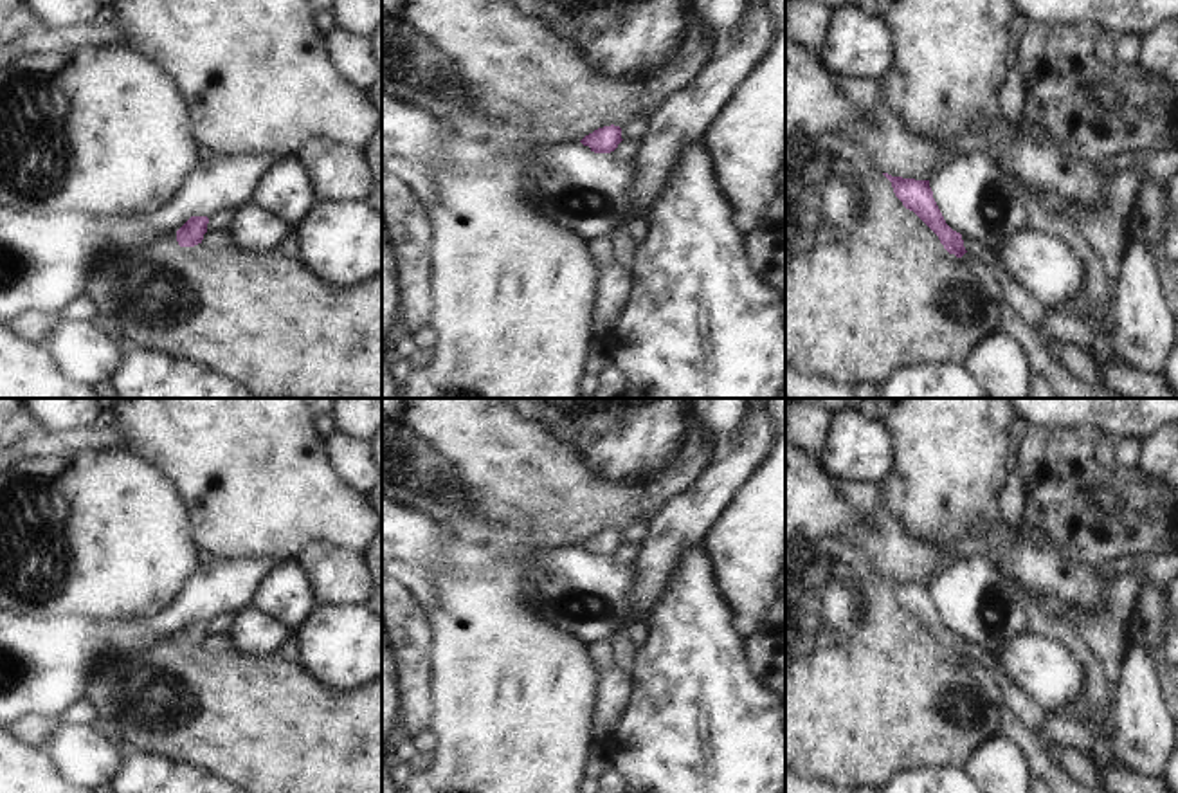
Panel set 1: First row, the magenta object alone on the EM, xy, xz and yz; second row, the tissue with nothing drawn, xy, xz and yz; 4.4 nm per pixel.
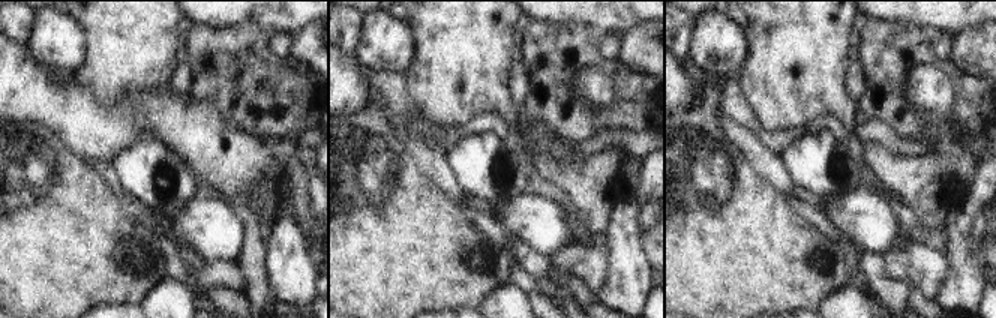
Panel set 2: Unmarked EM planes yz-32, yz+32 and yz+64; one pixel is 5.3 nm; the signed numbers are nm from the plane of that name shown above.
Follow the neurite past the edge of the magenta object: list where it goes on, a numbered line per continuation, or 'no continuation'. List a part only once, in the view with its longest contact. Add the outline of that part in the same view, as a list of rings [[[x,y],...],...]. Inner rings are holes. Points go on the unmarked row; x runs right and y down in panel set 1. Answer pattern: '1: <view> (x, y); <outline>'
no continuation

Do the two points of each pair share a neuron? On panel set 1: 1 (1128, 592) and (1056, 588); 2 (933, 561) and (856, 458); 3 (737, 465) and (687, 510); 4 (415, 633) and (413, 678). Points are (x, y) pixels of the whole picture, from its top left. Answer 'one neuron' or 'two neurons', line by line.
1: two neurons
2: two neurons
3: one neuron
4: one neuron

